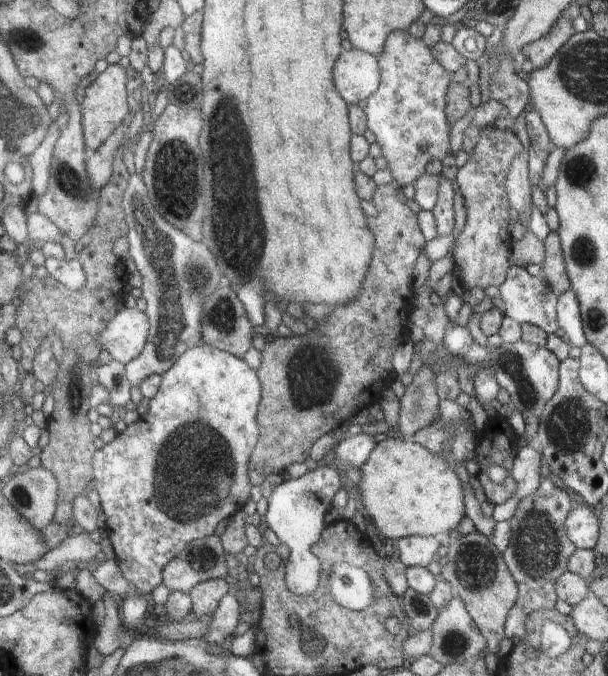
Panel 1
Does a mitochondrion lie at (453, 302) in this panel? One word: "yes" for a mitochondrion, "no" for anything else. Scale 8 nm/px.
no

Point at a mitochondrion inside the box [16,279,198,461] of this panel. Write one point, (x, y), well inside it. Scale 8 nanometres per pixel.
(74, 349)

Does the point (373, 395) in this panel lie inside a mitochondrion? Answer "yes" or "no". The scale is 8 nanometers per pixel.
no

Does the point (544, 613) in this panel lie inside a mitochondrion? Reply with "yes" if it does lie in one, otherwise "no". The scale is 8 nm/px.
no

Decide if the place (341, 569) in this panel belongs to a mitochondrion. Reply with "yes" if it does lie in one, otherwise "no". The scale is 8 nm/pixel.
no

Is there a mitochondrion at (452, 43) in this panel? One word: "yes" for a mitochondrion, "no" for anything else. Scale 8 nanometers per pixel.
no

